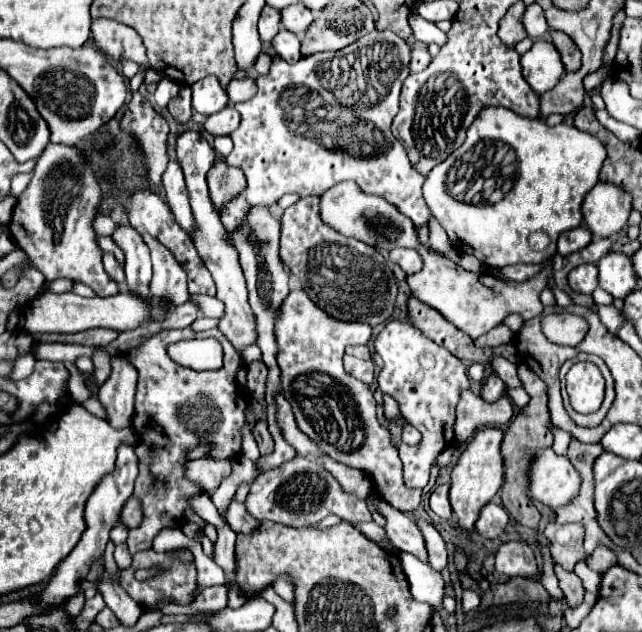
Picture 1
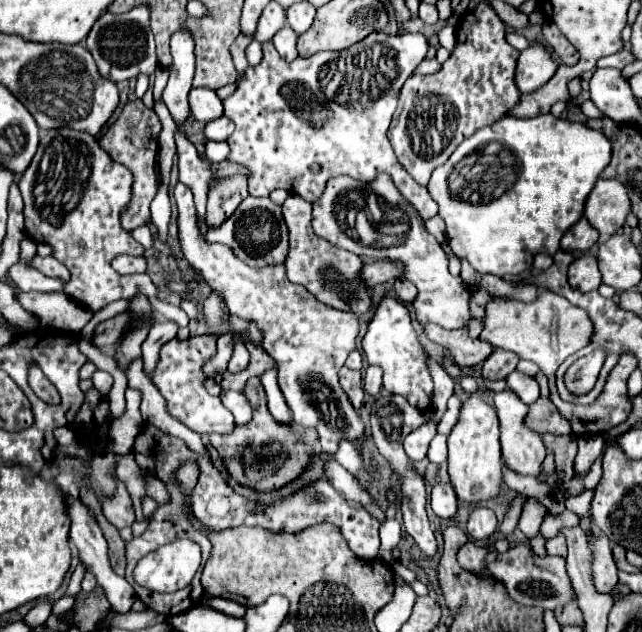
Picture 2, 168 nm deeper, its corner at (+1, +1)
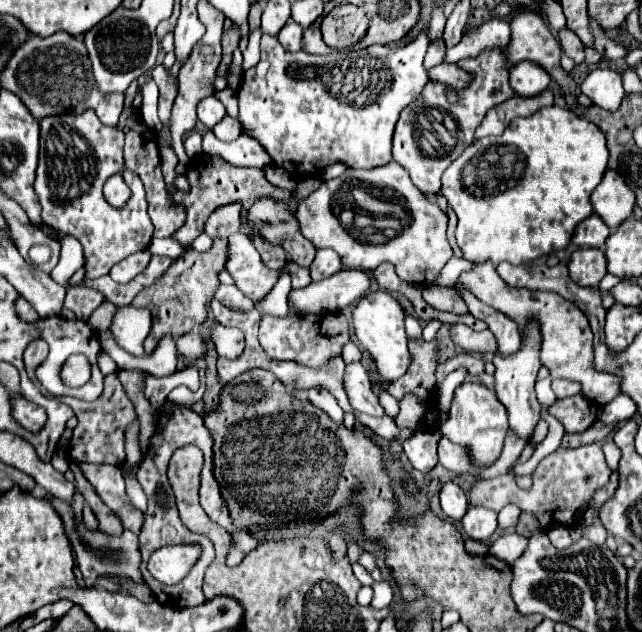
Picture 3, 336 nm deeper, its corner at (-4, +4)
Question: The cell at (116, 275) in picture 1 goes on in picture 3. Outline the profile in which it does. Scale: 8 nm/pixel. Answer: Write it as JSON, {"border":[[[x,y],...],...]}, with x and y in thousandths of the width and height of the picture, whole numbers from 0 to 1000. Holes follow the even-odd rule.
{"border":[[[223,396],[223,399],[210,399],[204,405],[198,405],[195,411],[188,411],[185,418],[179,418],[170,430],[170,437],[185,446],[185,449],[195,449],[201,443],[207,443],[217,430],[223,430],[223,424],[229,421],[235,408],[235,399],[232,396]]]}

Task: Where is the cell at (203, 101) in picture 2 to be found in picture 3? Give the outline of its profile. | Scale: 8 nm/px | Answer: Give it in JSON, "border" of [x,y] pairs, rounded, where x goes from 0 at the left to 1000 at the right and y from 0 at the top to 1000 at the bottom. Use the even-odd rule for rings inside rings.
{"border":[[[322,152],[310,171],[307,171],[307,180],[310,180],[310,190],[319,196],[319,203],[332,203],[335,196],[341,196],[350,184],[350,168],[335,155],[335,152]]]}

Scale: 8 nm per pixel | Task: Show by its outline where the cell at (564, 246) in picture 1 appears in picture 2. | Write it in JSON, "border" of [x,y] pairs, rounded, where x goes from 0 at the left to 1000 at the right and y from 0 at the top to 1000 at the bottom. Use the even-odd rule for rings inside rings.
{"border":[[[907,343],[897,356],[891,356],[891,359],[879,369],[872,388],[875,388],[879,397],[903,397],[903,400],[910,400],[910,397],[916,397],[928,381],[931,381],[931,366]]]}

